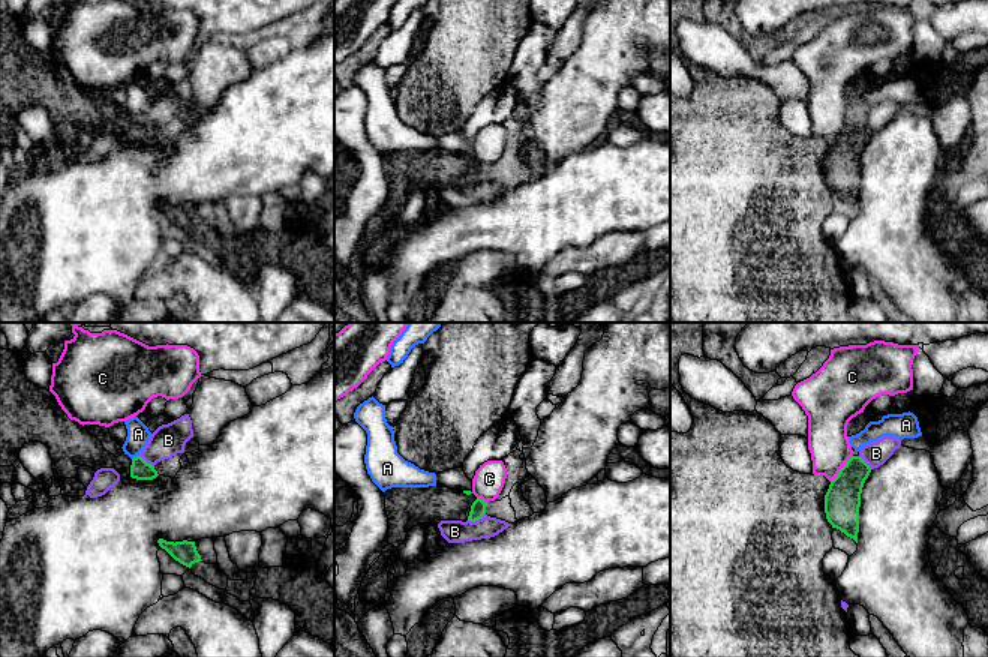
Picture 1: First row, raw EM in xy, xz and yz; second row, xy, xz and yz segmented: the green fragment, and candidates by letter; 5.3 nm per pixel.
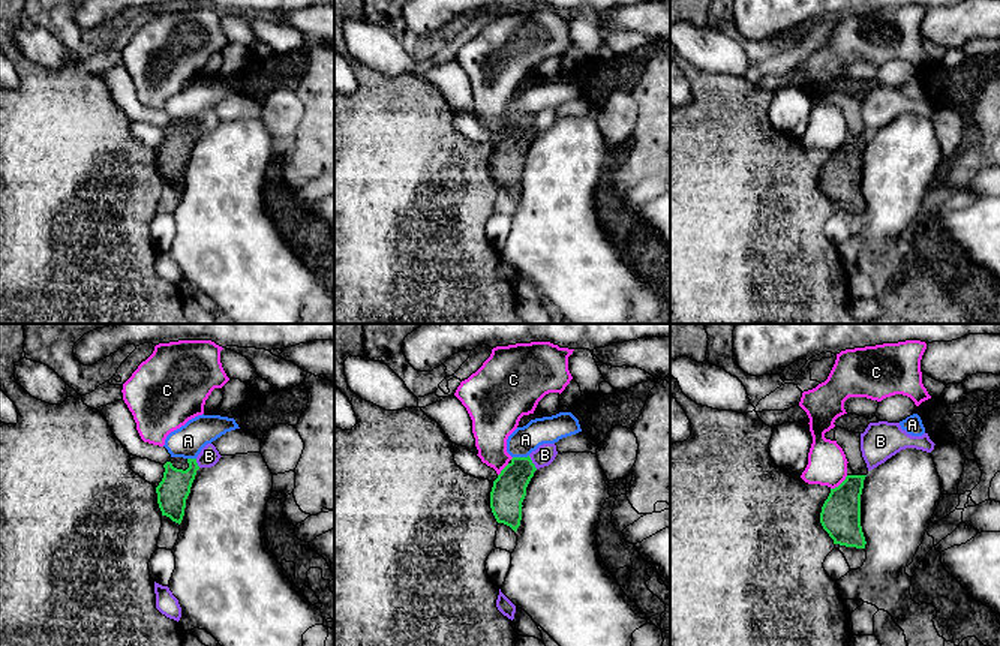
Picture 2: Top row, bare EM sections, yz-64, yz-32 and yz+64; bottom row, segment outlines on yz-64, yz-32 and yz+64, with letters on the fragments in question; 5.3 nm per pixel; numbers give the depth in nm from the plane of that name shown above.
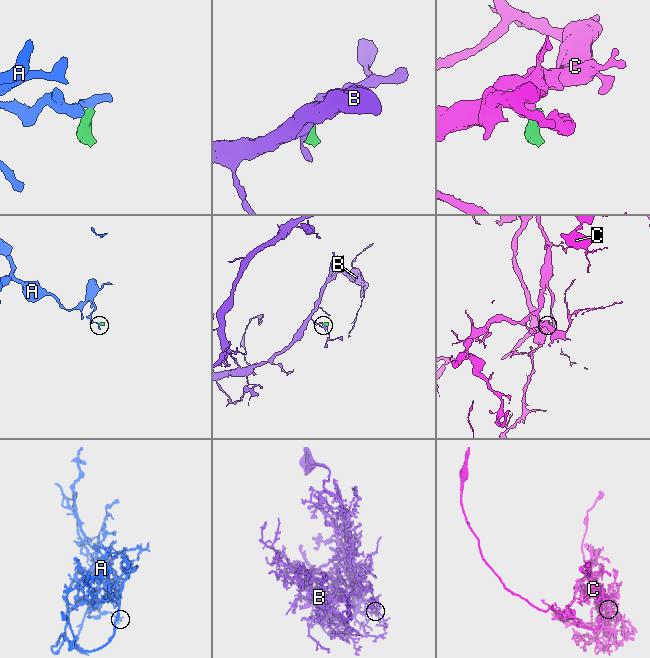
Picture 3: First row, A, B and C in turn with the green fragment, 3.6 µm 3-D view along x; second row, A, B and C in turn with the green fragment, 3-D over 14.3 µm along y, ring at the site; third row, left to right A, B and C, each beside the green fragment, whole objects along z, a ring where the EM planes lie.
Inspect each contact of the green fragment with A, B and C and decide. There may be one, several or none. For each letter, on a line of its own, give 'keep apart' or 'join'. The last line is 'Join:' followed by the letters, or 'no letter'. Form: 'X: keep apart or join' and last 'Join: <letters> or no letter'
A: keep apart
B: keep apart
C: keep apart
Join: no letter

